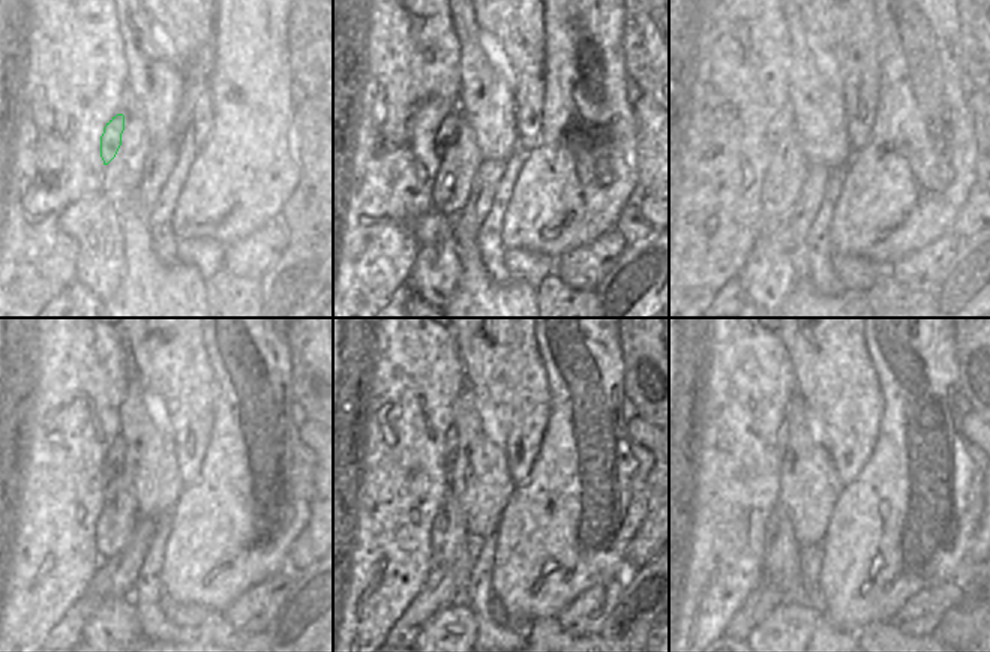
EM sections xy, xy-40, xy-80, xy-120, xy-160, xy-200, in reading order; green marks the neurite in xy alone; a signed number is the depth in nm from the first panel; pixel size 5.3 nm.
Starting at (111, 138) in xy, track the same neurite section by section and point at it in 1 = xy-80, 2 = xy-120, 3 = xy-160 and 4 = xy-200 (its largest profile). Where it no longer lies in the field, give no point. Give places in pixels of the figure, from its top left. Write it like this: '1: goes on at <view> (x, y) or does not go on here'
1: goes on at xy-80 (782, 123)
2: goes on at xy-120 (113, 459)
3: goes on at xy-160 (452, 436)
4: goes on at xy-200 (783, 435)

